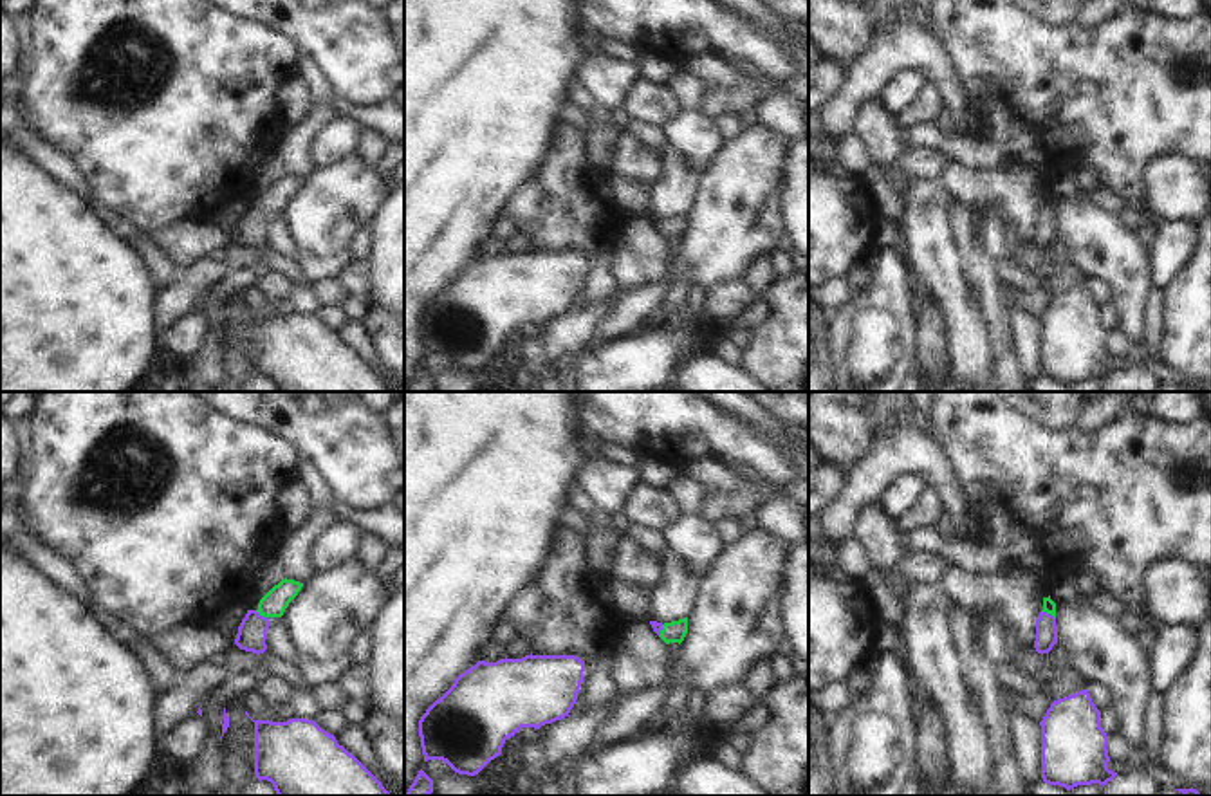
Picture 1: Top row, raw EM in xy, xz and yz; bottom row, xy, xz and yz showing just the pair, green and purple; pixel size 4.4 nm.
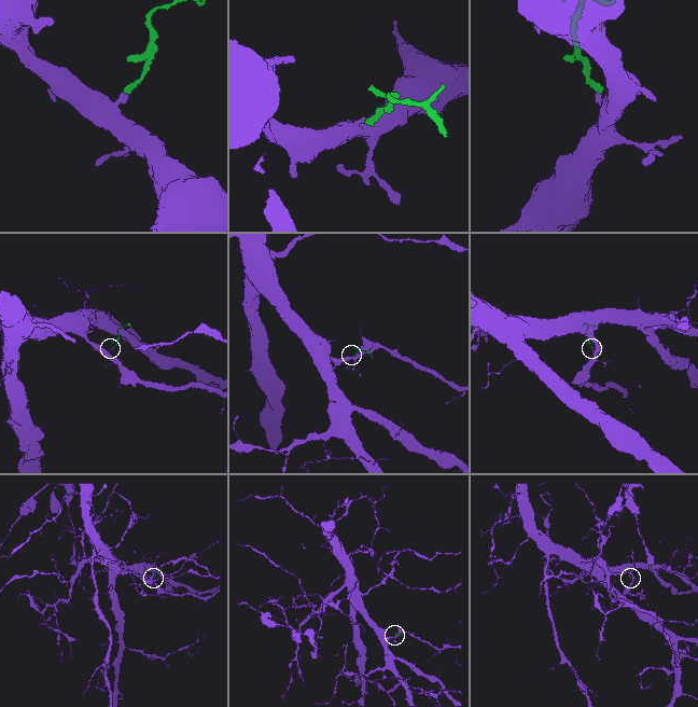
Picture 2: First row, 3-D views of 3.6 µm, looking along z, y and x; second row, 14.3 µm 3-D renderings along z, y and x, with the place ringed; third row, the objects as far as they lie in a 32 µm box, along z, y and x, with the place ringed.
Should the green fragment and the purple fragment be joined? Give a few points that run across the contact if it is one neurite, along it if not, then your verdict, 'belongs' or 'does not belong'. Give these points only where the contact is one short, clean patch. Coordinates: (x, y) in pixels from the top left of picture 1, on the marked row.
line yz (1049, 605), (1049, 612), (1045, 625); belongs

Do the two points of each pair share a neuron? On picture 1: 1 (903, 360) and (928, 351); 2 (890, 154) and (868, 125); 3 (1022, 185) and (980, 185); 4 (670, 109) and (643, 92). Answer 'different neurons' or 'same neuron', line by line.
1: different neurons
2: same neuron
3: same neuron
4: same neuron

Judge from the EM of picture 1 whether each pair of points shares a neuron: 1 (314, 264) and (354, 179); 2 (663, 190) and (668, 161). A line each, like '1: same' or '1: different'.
1: same
2: same

